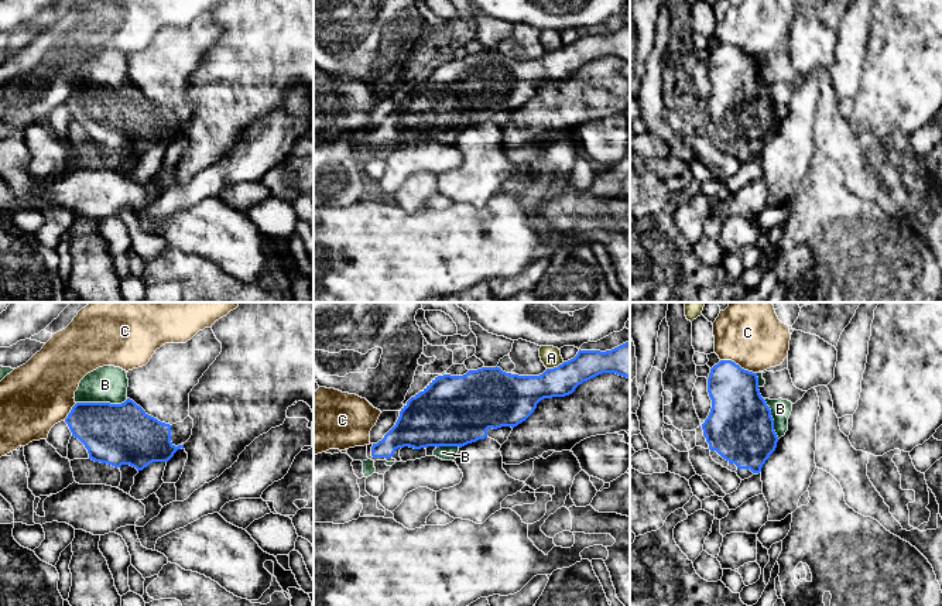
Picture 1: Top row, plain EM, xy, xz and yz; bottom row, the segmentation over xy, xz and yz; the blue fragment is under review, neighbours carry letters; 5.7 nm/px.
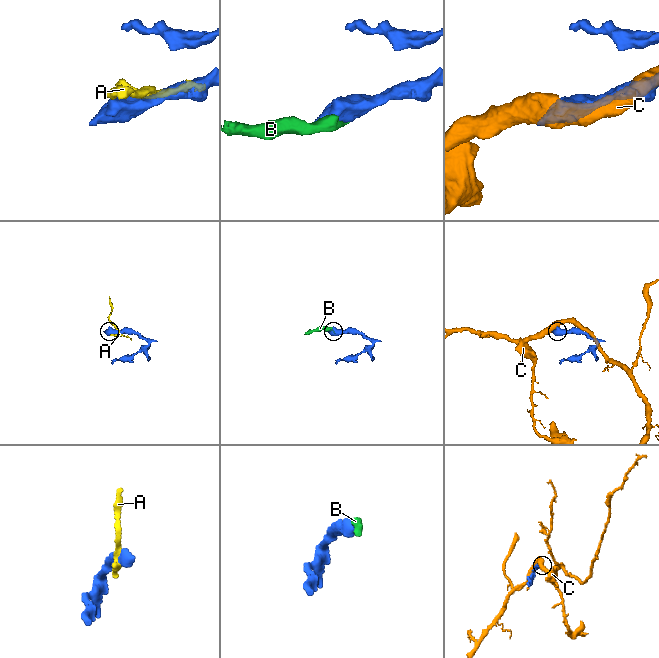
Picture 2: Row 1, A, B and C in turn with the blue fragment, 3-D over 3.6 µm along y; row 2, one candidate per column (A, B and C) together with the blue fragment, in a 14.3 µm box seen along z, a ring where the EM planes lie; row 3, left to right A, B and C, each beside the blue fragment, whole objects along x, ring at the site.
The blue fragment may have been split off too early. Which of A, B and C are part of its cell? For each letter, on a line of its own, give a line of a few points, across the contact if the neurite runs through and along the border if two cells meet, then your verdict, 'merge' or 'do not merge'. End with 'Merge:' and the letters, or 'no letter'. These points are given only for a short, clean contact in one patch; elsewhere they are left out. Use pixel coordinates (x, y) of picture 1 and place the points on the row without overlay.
A: do not merge
B: merge
C: do not merge
Merge: B

